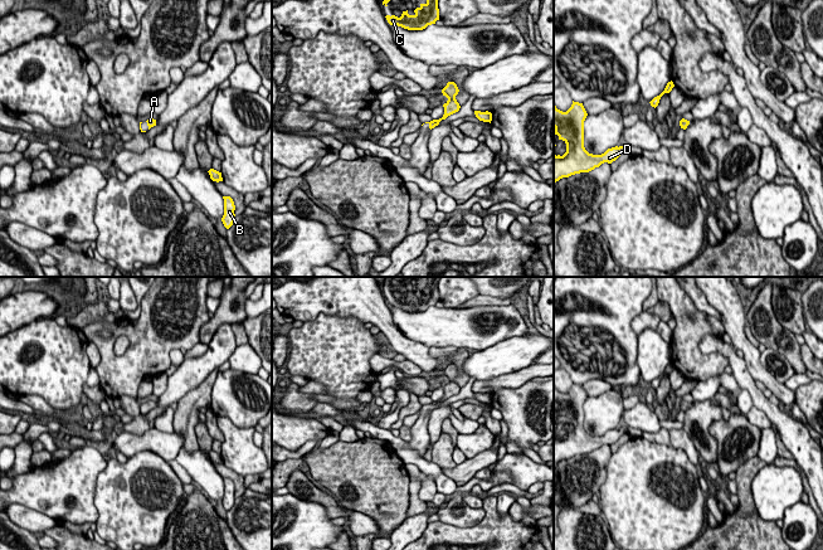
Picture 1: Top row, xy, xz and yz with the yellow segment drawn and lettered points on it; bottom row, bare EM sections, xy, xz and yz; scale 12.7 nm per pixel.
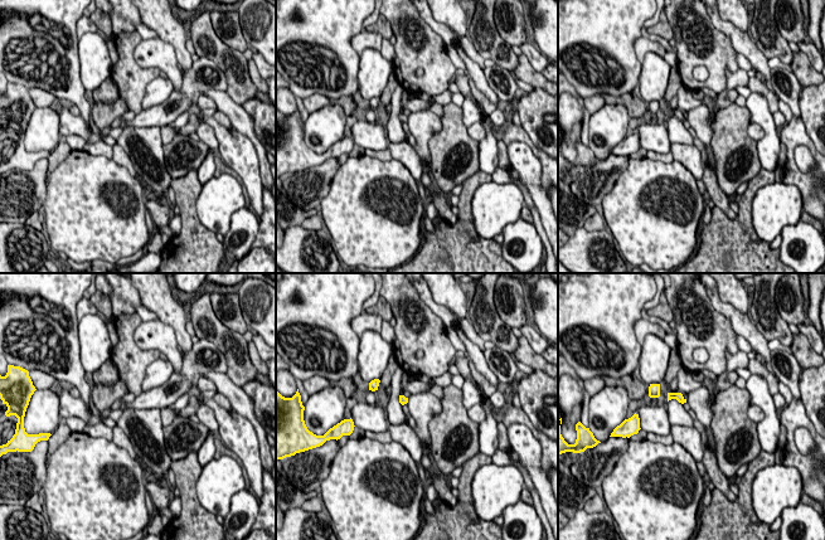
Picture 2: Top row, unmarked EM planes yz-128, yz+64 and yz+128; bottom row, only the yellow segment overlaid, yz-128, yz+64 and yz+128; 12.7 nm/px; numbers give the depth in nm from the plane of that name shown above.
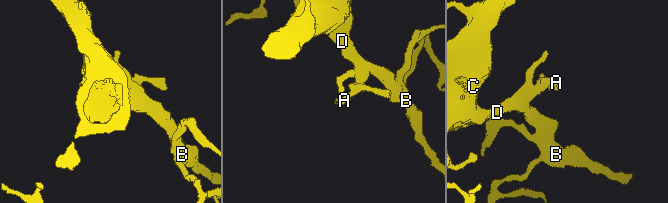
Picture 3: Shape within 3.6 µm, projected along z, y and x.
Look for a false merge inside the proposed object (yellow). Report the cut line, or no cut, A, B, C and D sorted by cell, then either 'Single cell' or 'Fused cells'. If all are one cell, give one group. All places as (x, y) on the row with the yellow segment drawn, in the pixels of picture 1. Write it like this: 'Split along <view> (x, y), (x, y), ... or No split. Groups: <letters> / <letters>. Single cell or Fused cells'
No split. Groups: A B C D. Single cell

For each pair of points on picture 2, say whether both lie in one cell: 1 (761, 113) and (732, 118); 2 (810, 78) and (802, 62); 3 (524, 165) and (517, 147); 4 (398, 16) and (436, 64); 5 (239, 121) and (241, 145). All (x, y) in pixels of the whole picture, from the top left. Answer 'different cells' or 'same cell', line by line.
1: different cells
2: same cell
3: same cell
4: same cell
5: different cells

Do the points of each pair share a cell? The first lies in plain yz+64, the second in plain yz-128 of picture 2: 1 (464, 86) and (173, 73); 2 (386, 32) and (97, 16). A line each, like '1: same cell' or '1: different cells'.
1: same cell
2: same cell

